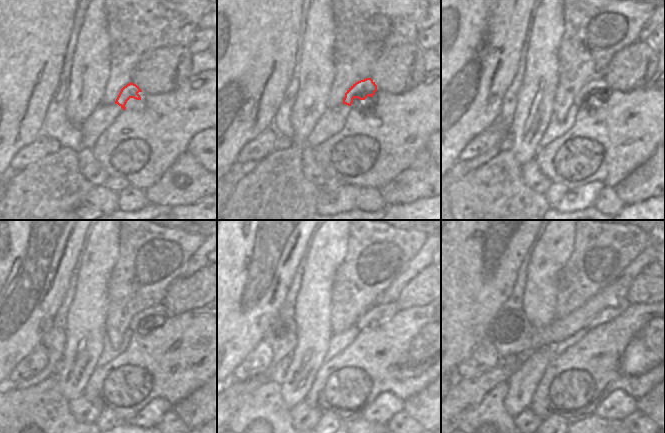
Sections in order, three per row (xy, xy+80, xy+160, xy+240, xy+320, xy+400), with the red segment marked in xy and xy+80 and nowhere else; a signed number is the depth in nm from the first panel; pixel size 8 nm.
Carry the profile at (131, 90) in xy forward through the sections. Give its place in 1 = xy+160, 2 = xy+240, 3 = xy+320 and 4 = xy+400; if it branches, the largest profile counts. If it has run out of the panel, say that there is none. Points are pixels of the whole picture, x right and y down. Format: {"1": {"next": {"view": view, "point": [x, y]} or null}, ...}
{"1": {"next": {"view": "xy+160", "point": [596, 87]}}, "2": {"next": {"view": "xy+240", "point": [152, 315]}}, "3": {"next": {"view": "xy+320", "point": [378, 313]}}, "4": {"next": {"view": "xy+400", "point": [611, 312]}}}

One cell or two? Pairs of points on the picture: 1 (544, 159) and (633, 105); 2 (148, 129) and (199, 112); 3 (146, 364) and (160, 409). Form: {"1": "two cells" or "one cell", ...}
{"1": "one cell", "2": "one cell", "3": "two cells"}

